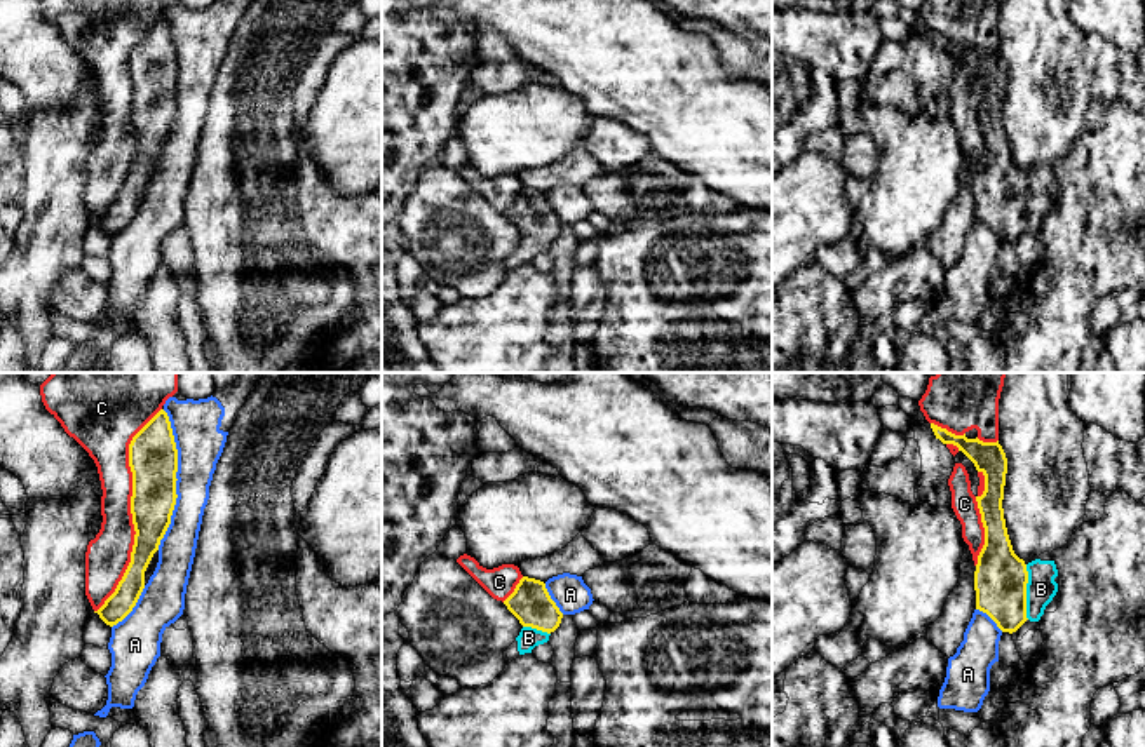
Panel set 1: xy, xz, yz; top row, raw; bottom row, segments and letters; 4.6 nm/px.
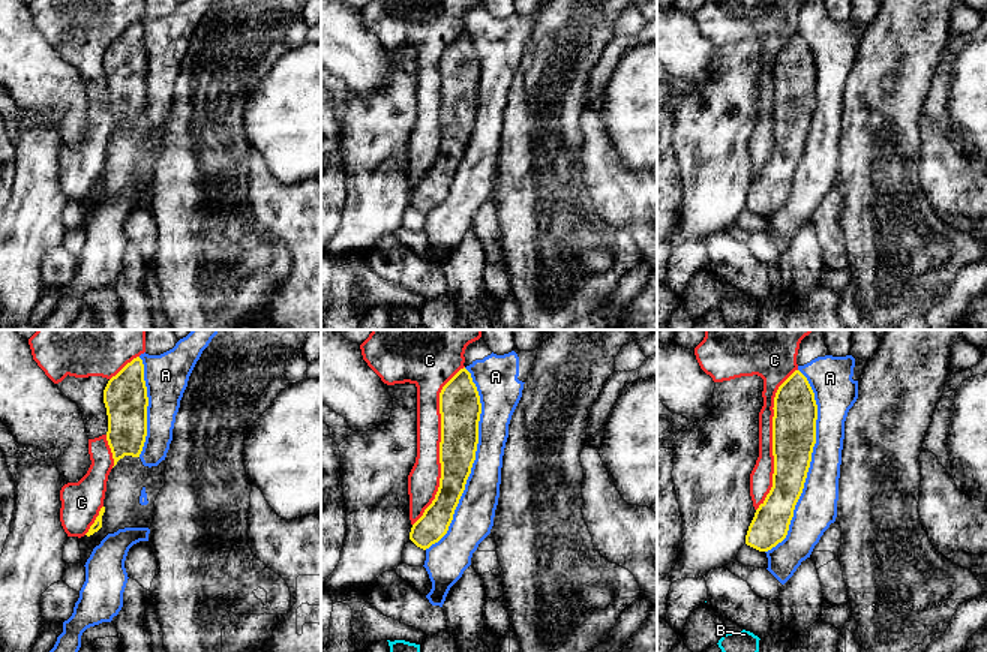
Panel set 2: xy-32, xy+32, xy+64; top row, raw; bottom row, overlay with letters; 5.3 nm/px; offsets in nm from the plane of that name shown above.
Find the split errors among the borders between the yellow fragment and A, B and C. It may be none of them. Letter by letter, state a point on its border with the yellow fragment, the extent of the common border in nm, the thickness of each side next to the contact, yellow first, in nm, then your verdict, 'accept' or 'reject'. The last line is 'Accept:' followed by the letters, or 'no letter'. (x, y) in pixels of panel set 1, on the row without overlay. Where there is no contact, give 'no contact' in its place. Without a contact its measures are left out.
A: meets yellow in xy at (176, 89); contact 650 nm long; 220 nm thick on the yellow side, 220 nm on the other; reject
B: meets yellow in yz at (1025, 202); contact 260 nm long; 240 nm thick on the yellow side, 140 nm on the other; accept
C: meets yellow in xy at (131, 121); contact 1000 nm long; 220 nm thick on the yellow side, 200 nm on the other; reject
Accept: B

